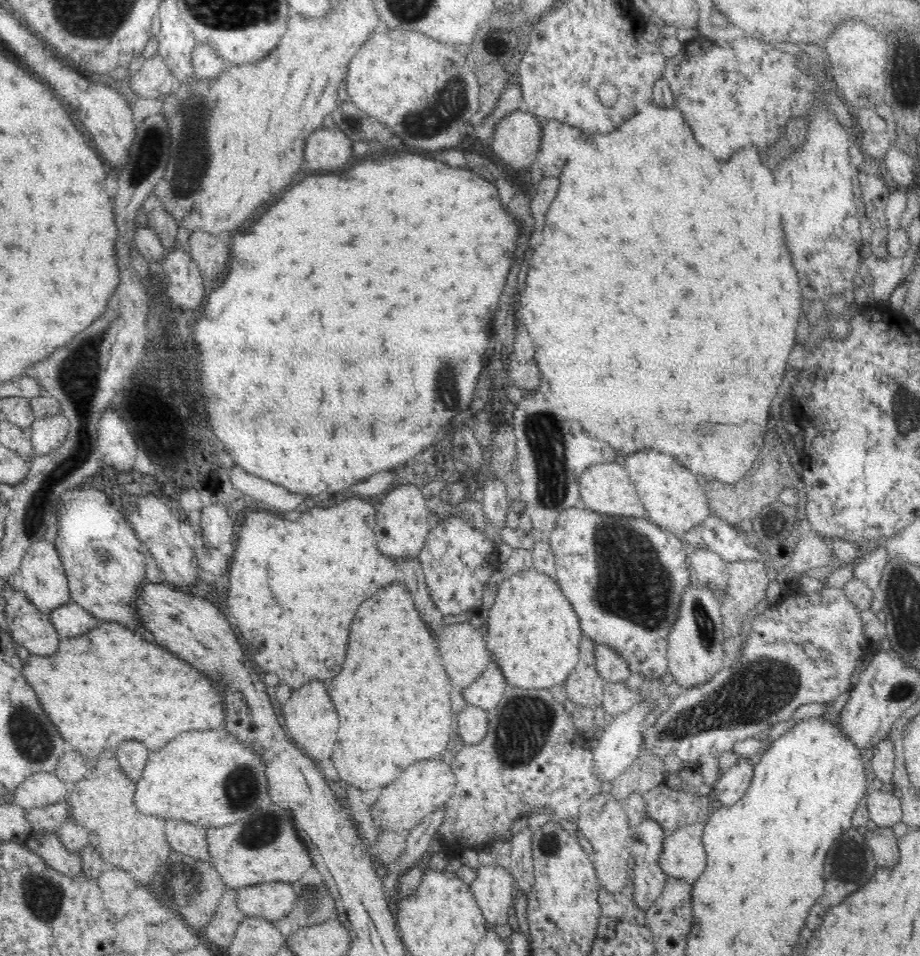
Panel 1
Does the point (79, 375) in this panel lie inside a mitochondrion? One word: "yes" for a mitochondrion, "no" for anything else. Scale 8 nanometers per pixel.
yes

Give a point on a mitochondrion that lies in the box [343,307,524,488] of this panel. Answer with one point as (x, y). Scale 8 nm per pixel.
(447, 384)

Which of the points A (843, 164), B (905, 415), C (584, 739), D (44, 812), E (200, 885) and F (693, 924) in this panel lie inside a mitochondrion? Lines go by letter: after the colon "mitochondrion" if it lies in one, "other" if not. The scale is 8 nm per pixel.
A: other
B: mitochondrion
C: other
D: other
E: other
F: other

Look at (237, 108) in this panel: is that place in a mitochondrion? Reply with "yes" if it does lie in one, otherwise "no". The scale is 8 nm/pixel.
no

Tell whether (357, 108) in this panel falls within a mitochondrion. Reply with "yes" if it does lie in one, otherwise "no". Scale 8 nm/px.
no

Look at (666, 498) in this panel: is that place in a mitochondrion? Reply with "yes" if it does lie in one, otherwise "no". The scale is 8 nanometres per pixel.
no

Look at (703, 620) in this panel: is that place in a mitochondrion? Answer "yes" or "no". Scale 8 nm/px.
yes

